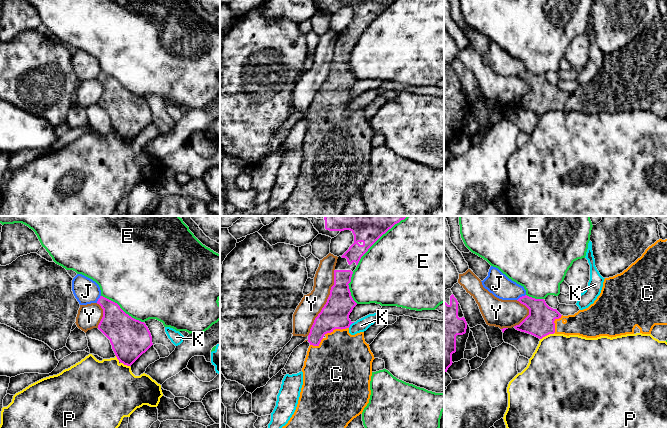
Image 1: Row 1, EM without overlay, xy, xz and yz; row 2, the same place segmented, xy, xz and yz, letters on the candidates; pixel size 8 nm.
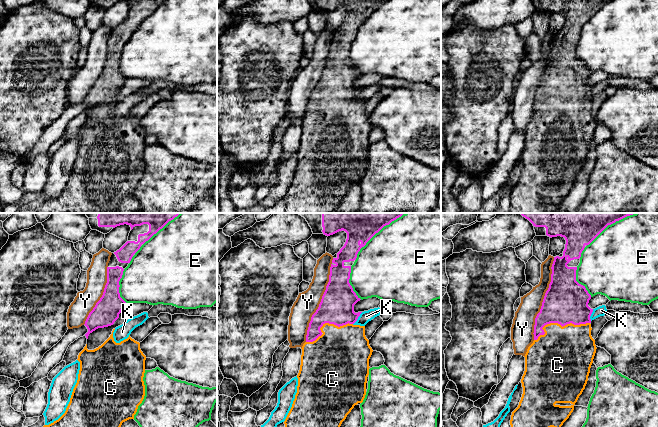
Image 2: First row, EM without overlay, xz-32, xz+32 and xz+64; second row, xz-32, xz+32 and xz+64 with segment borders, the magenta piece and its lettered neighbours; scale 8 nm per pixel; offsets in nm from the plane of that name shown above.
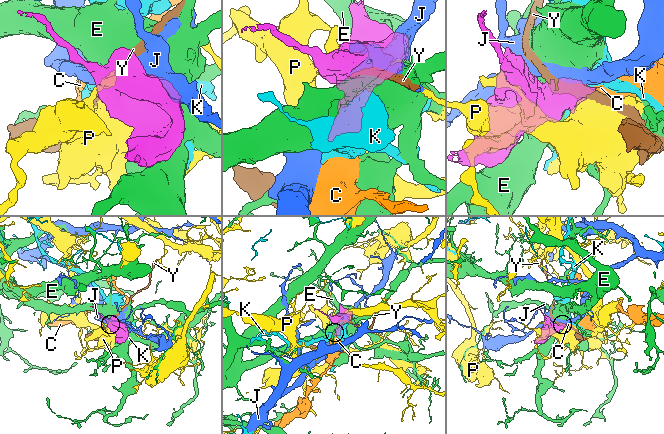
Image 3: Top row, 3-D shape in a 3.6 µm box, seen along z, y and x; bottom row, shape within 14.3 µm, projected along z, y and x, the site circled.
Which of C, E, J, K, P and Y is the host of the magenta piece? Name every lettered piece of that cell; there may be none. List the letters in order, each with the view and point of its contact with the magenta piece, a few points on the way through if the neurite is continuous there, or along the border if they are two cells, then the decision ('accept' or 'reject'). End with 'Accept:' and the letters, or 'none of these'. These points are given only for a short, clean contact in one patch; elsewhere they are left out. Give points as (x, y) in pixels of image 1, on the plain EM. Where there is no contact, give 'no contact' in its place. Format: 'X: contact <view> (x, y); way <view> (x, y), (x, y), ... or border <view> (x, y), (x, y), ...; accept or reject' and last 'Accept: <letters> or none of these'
C: contact xz (336, 104); accept
E: contact xy (121, 85); reject
J: contact yz (522, 72); reject
K: contact xz (351, 99); border xz (354, 98), (348, 103); reject
P: contact yz (547, 110); reject
Y: contact xz (326, 78); reject
Accept: C

